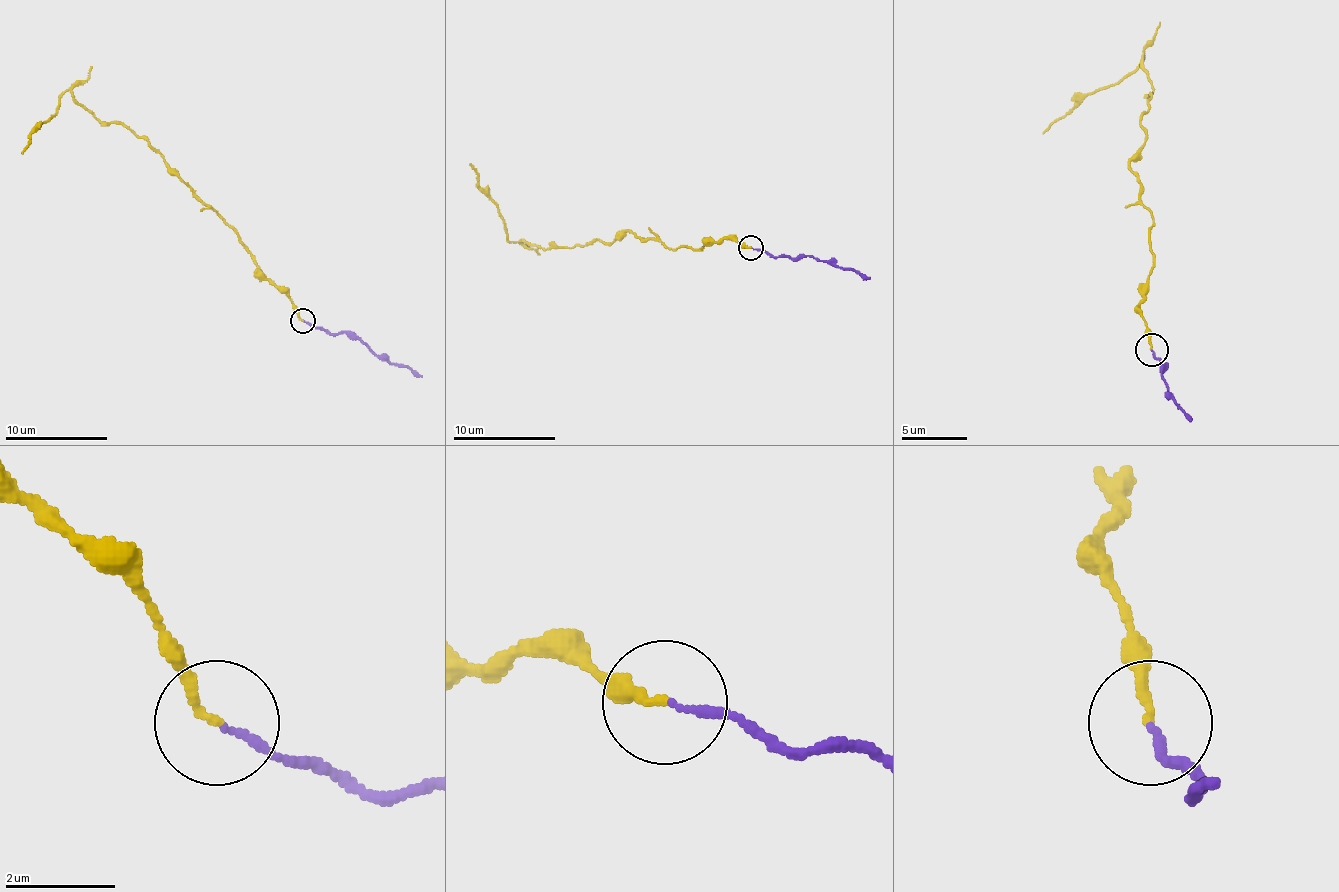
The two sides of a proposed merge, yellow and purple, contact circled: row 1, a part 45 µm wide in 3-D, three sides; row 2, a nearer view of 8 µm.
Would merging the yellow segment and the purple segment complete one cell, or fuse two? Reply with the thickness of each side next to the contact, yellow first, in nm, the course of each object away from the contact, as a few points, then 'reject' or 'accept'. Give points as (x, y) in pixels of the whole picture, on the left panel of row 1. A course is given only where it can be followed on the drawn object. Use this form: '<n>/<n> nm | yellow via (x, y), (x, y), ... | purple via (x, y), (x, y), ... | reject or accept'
160/140 nm | yellow via (303, 321), (147, 142), (122, 124), (99, 122), (68, 91), (22, 152) | purple via (303, 321), (331, 334), (352, 331), (385, 357), (421, 377) | reject

